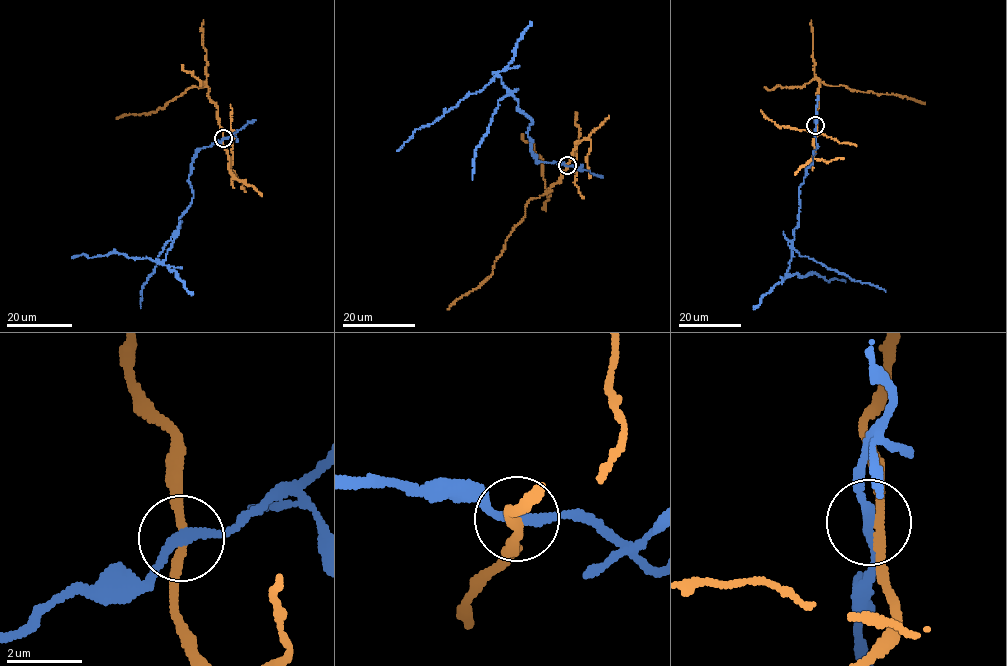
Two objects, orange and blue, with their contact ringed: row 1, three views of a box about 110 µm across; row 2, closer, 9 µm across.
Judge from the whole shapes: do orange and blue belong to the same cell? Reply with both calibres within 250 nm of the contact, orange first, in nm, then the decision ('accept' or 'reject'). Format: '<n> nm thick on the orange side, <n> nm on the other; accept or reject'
220 nm thick on the orange side, 260 nm on the other; reject

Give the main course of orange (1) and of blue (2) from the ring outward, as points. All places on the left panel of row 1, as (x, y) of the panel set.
1: (223, 138), (217, 107), (204, 86), (187, 89), (157, 111), (117, 118)
2: (223, 138), (195, 153), (188, 176), (192, 202), (179, 218), (180, 227), (162, 261), (113, 252), (71, 258)

